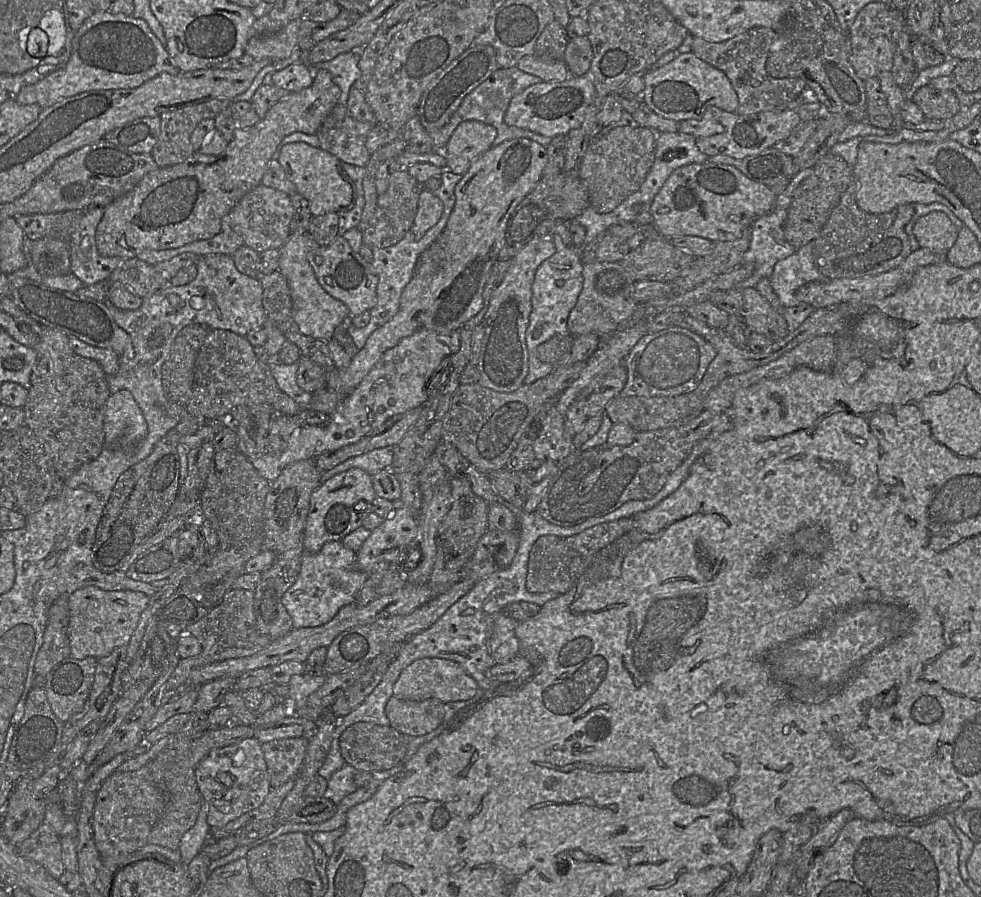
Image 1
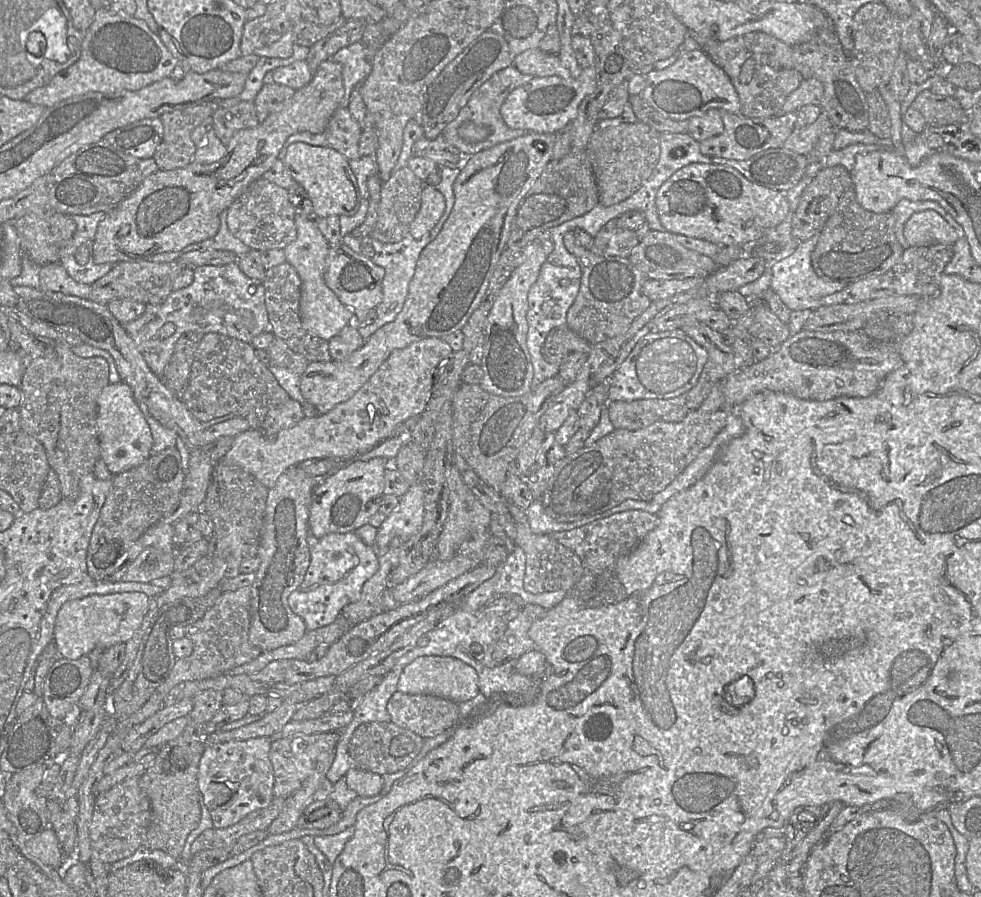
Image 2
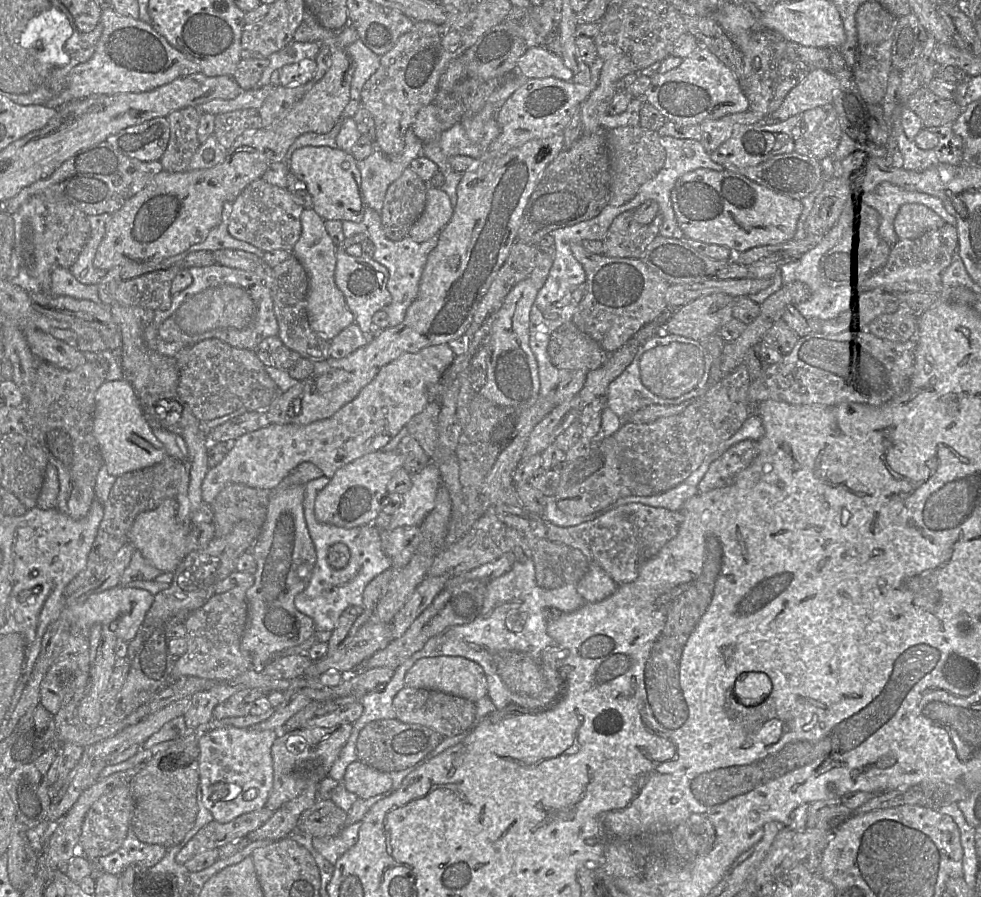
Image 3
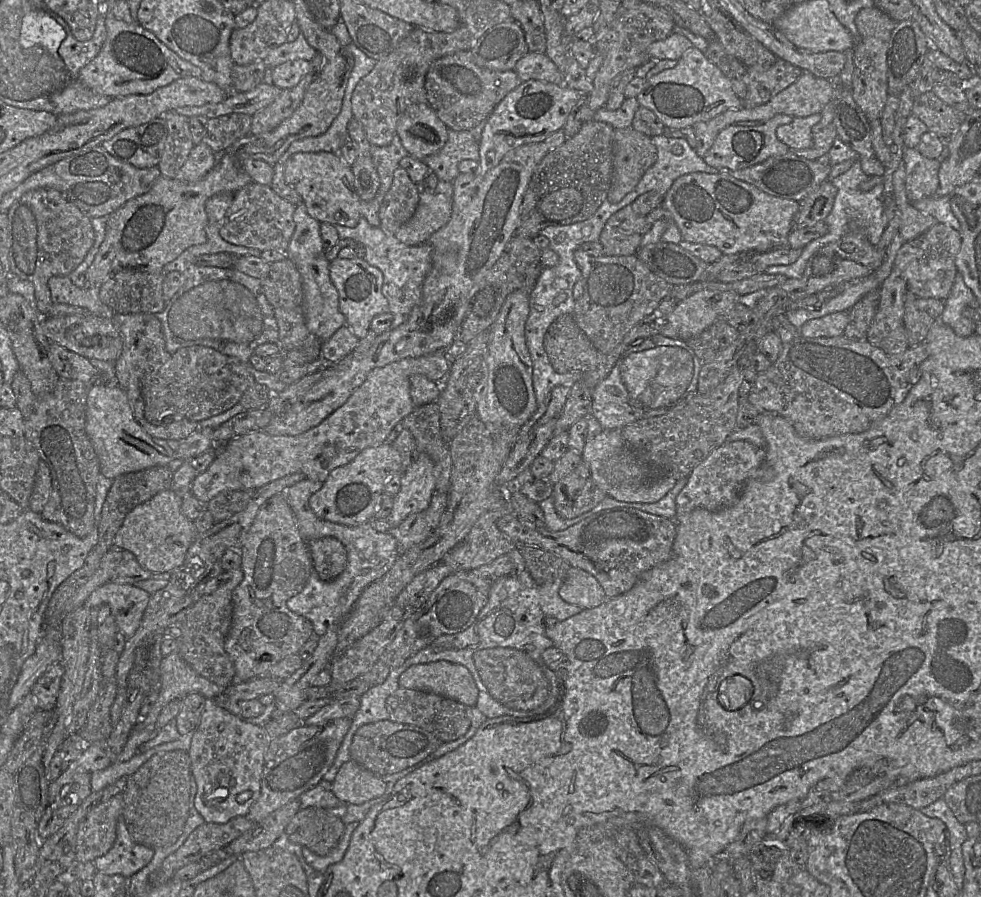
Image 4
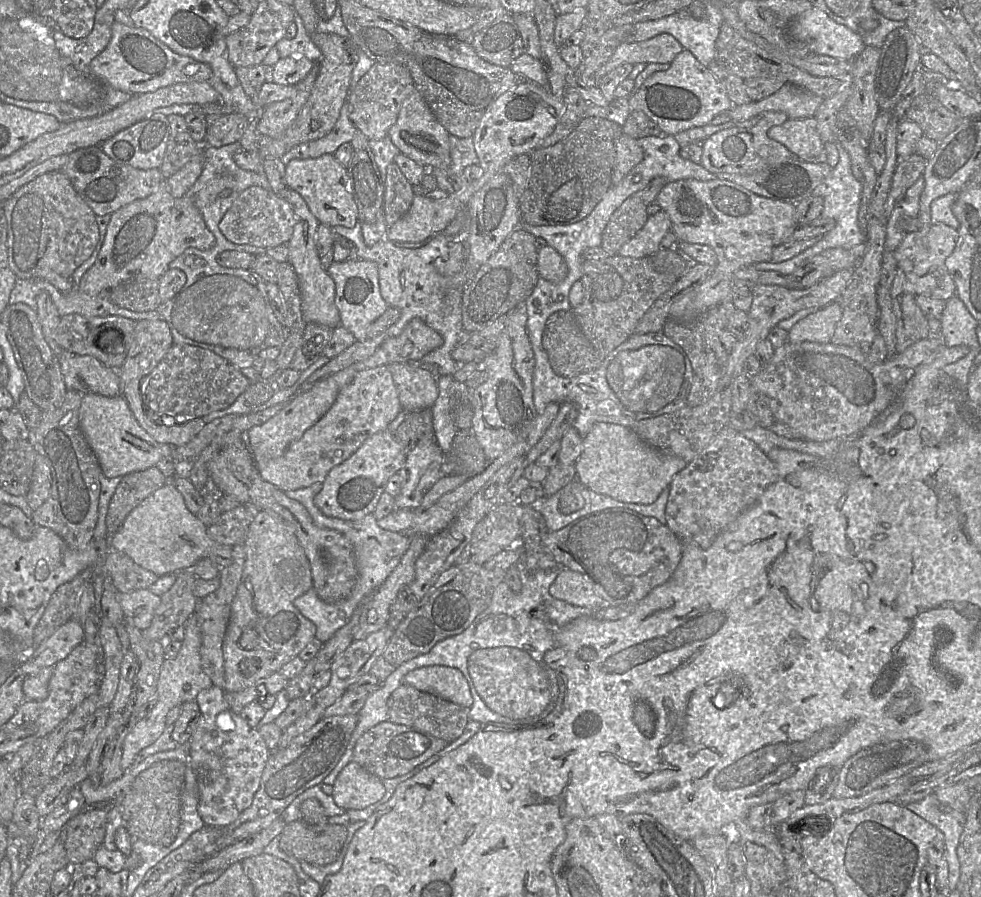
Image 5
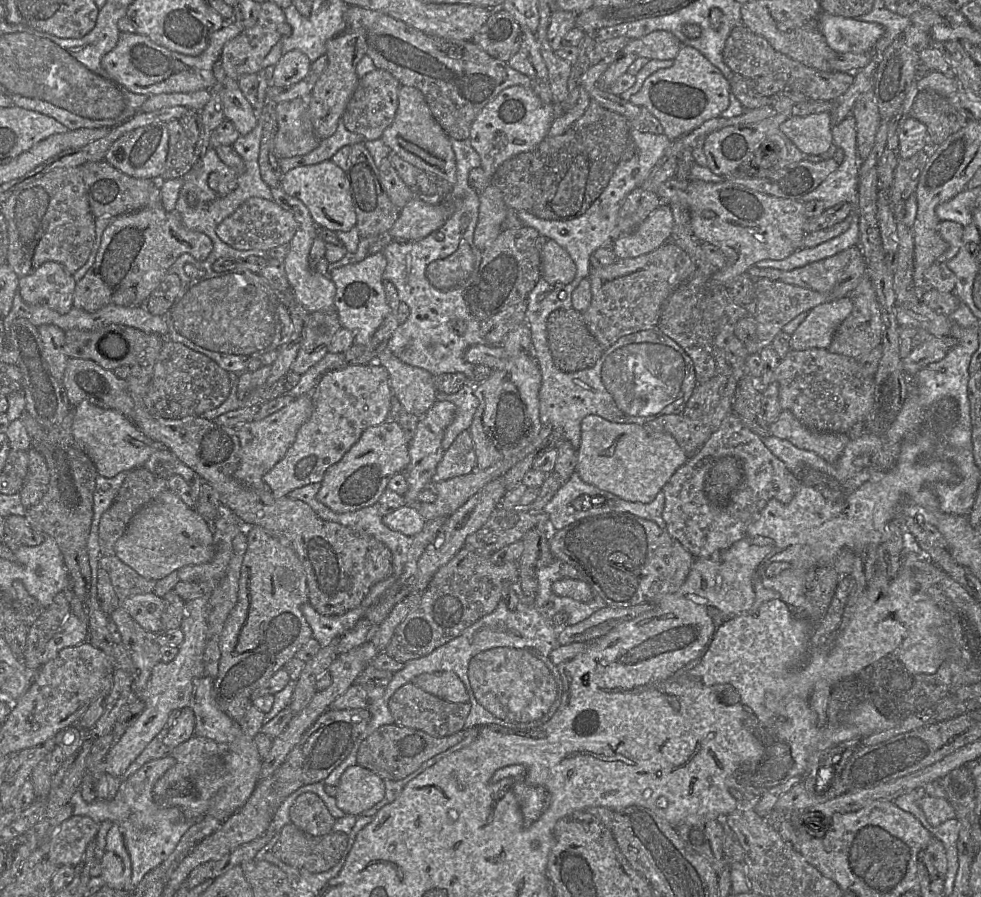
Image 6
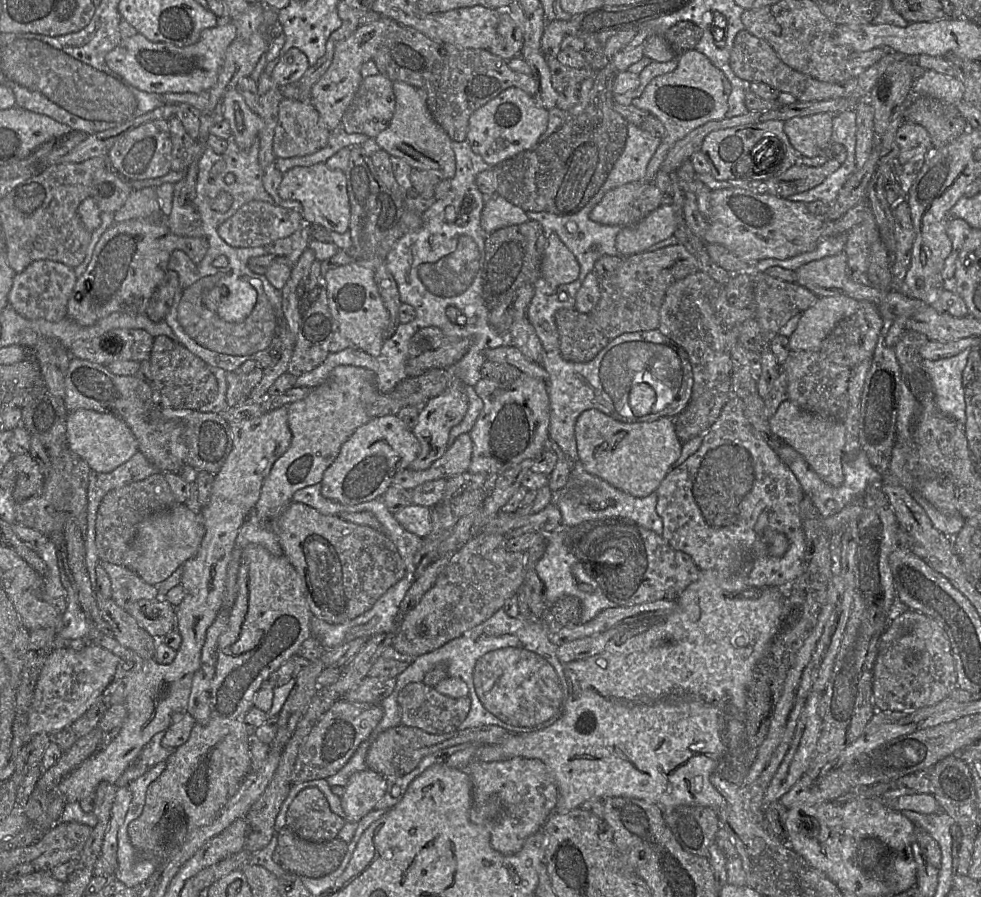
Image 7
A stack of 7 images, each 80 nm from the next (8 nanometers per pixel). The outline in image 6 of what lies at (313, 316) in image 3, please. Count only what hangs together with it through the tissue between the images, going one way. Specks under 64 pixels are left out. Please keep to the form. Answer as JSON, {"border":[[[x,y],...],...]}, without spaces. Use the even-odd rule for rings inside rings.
{"border":[[[280,185],[272,187],[271,193],[273,200],[282,208],[292,212],[297,222],[297,229],[289,242],[290,248],[283,261],[286,278],[296,302],[307,314],[313,312],[333,312],[333,300],[335,296],[334,283],[331,281],[329,276],[324,276],[315,271],[315,269],[311,269],[309,266],[309,252],[313,240],[317,236],[318,227],[314,223],[309,210],[303,202],[286,194]]]}

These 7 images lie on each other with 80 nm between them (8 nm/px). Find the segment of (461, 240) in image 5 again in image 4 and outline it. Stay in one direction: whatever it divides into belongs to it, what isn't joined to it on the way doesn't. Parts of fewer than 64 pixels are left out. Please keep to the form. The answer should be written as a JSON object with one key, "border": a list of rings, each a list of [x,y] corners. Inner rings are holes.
{"border":[[[361,216],[357,225],[354,228],[349,228],[342,225],[335,225],[340,239],[353,239],[358,242],[364,249],[364,255],[361,257],[369,265],[377,268],[383,275],[383,283],[381,287],[382,295],[387,299],[388,310],[393,315],[393,321],[390,329],[395,329],[402,325],[412,311],[422,301],[422,287],[425,278],[432,268],[432,246],[425,242],[416,246],[407,246],[399,242],[393,235],[386,234],[382,228],[371,226],[367,220]]]}

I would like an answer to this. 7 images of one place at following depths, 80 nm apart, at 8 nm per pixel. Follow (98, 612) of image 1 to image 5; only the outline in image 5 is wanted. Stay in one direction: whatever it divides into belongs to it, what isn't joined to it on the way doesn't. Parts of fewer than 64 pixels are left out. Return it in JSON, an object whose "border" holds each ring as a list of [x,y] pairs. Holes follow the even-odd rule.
{"border":[[[138,589],[129,593],[116,591],[116,599],[121,606],[125,622],[140,630],[150,627],[161,598],[148,589]]]}

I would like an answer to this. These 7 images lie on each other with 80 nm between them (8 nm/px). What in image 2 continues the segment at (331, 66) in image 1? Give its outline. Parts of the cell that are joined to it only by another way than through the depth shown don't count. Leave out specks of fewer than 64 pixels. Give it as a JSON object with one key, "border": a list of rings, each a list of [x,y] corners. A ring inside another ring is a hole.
{"border":[[[361,42],[340,49],[330,59],[342,66],[344,96],[340,102],[340,107],[347,108],[350,100],[349,94],[359,82],[364,81],[369,76],[372,62],[368,62],[365,45]]]}

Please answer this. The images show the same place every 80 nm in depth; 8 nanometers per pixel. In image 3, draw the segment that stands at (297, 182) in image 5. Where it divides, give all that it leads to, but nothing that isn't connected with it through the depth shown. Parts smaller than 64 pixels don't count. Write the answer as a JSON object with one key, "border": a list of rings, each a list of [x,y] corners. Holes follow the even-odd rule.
{"border":[[[302,147],[292,153],[287,166],[294,179],[305,186],[311,198],[310,209],[323,221],[356,220],[360,212],[360,198],[346,153],[331,147]]]}

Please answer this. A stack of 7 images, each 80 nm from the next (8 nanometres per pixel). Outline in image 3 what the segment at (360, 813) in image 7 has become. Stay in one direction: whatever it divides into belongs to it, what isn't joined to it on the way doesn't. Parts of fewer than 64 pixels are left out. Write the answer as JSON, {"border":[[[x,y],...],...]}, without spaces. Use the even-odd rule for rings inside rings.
{"border":[[[359,761],[350,763],[341,780],[345,788],[360,799],[369,799],[391,791],[389,773],[380,772]]]}

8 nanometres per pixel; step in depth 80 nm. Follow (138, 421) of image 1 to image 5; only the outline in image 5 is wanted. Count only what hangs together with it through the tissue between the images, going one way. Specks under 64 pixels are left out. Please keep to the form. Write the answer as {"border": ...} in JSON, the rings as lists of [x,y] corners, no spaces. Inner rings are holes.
{"border":[[[87,394],[79,409],[79,426],[89,446],[98,458],[102,474],[108,478],[123,477],[131,472],[142,471],[163,459],[173,462],[197,459],[200,453],[217,437],[233,429],[237,416],[226,415],[207,423],[188,443],[175,447],[156,442],[137,422],[124,396],[106,397]]]}

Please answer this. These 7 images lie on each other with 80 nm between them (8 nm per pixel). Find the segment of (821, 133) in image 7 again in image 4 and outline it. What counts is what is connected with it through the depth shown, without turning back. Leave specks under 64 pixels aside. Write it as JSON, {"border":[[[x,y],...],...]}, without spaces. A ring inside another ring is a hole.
{"border":[[[820,113],[808,117],[792,117],[790,123],[777,126],[775,137],[792,150],[808,149],[812,146],[811,128],[819,120]]]}

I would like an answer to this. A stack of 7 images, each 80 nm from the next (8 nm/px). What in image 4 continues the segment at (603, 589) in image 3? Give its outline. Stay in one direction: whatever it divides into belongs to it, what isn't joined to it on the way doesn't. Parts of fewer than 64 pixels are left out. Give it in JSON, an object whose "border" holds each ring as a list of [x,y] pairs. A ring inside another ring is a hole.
{"border":[[[569,567],[562,579],[558,596],[567,604],[582,610],[597,607],[606,599],[602,588],[592,575],[573,567]]]}

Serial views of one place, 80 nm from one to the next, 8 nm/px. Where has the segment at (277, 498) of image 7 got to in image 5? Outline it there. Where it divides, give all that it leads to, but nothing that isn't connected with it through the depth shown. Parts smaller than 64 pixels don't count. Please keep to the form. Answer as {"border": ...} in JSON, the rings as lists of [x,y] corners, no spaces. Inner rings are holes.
{"border":[[[387,365],[361,370],[339,391],[327,413],[282,455],[265,465],[256,465],[259,479],[284,492],[322,483],[329,471],[354,454],[367,438],[387,430],[401,411],[398,391]]]}

